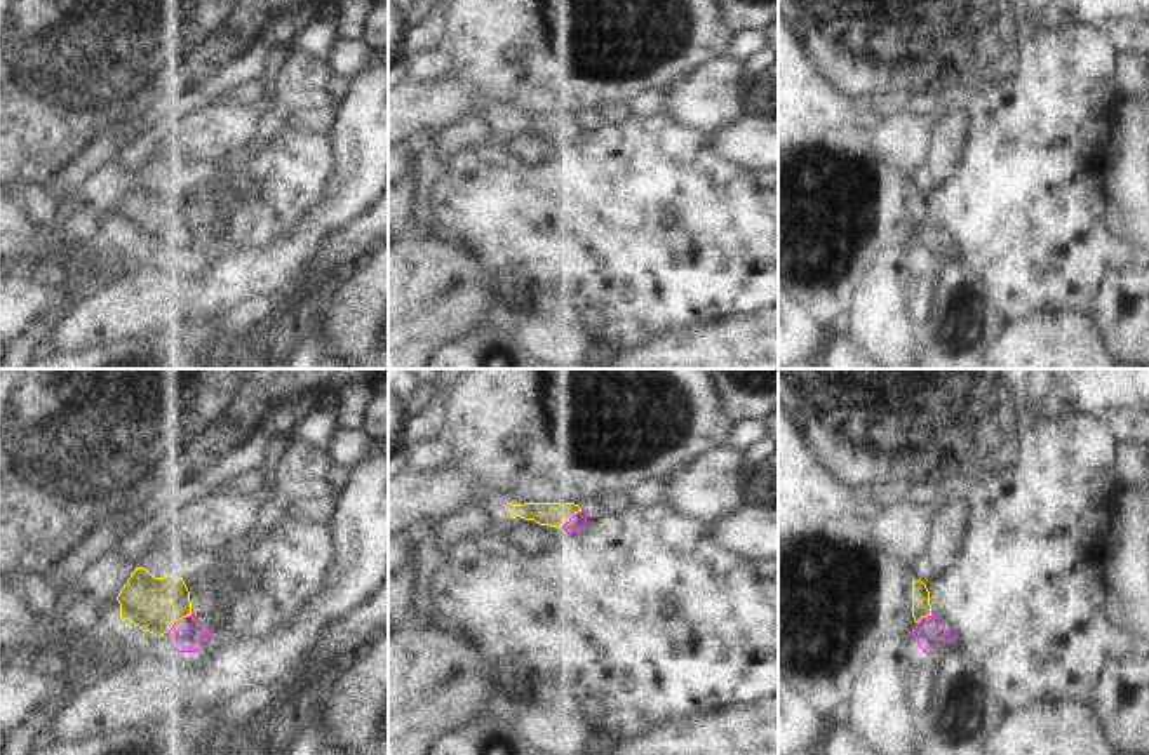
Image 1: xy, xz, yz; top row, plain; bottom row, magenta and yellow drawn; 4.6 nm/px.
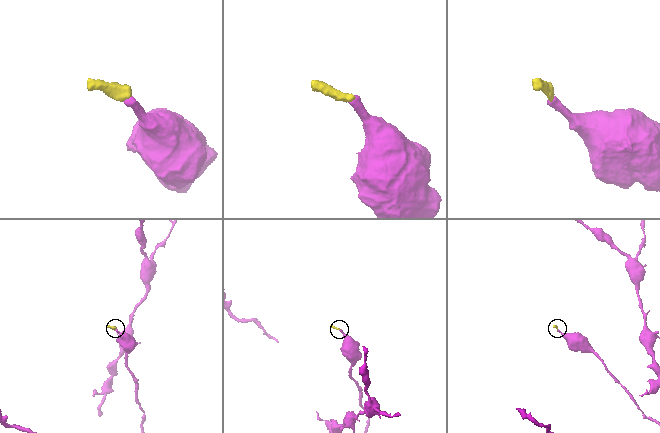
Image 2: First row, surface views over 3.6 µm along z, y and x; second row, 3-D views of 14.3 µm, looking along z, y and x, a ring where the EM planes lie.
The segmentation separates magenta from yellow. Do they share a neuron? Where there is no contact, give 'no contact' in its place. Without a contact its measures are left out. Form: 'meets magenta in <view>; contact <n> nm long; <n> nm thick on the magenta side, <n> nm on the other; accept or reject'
meets magenta in xy; contact 150 nm long; 160 nm thick on the magenta side, 260 nm on the other; accept

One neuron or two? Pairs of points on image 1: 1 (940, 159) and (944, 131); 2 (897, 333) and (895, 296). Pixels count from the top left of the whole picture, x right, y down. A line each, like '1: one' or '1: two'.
1: one
2: one

